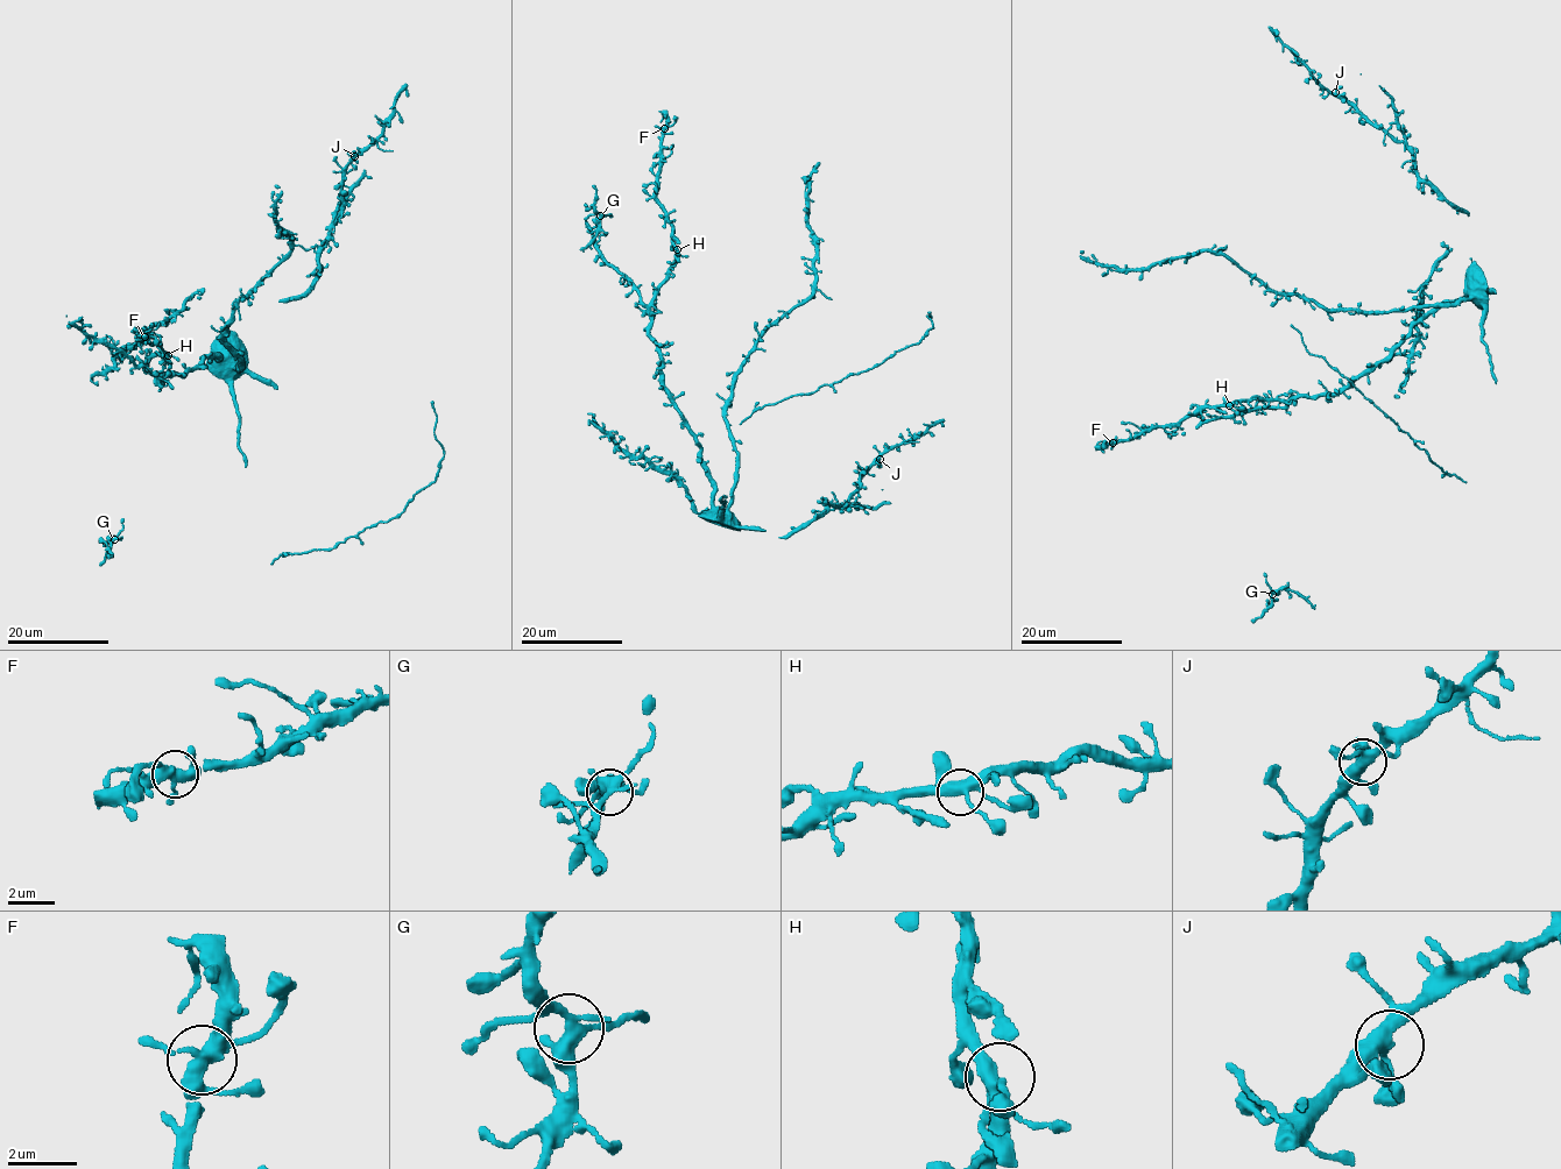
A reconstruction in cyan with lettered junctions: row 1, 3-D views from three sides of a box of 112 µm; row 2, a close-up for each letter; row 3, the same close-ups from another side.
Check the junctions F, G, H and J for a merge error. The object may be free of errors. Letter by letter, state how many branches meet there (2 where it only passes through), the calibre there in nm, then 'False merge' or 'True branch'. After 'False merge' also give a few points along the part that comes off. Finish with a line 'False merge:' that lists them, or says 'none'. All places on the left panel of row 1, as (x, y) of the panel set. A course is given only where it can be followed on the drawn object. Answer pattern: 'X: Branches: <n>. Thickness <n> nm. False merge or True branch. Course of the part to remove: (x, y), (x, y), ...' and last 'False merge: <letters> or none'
F: Branches: 5. Thickness 380 nm. True branch
G: Branches: 4. Thickness 360 nm. True branch
H: Branches: 5. Thickness 380 nm. True branch
J: Branches: 4. Thickness 360 nm. True branch
False merge: none

